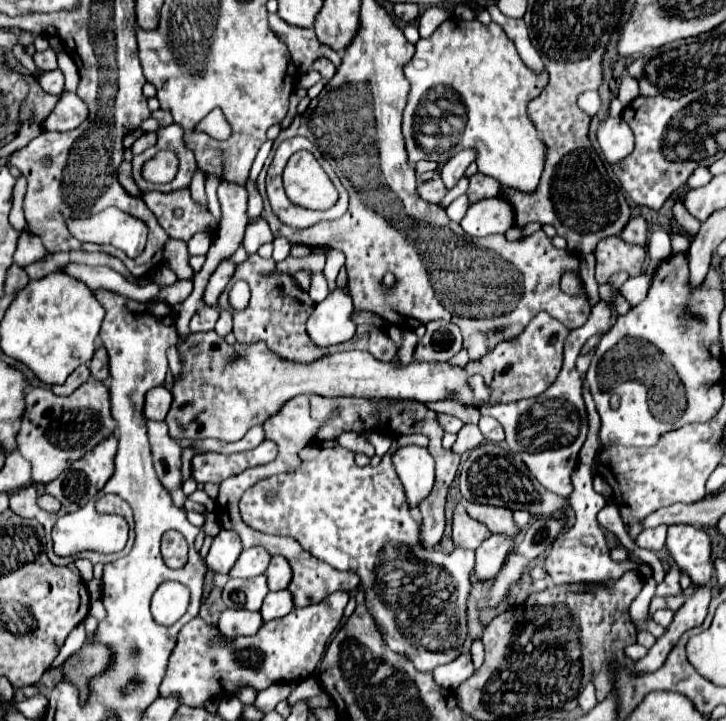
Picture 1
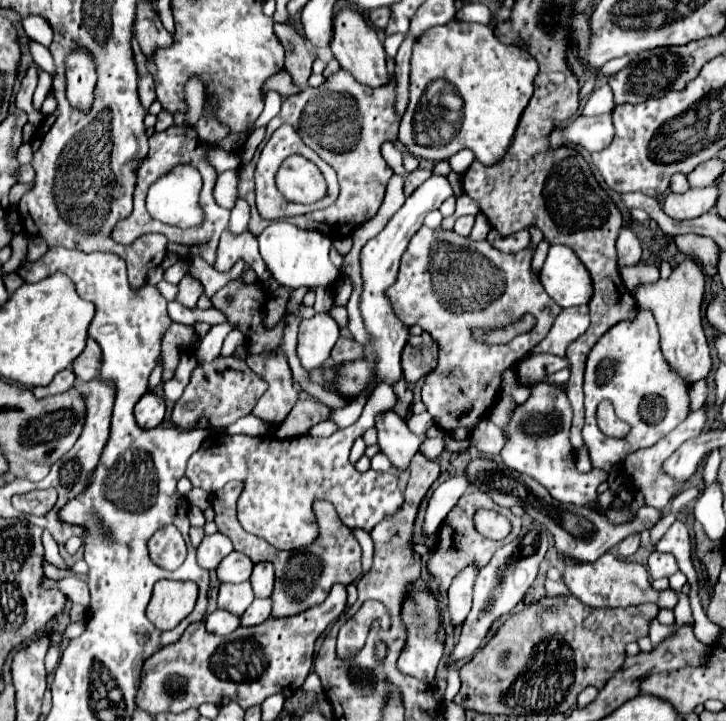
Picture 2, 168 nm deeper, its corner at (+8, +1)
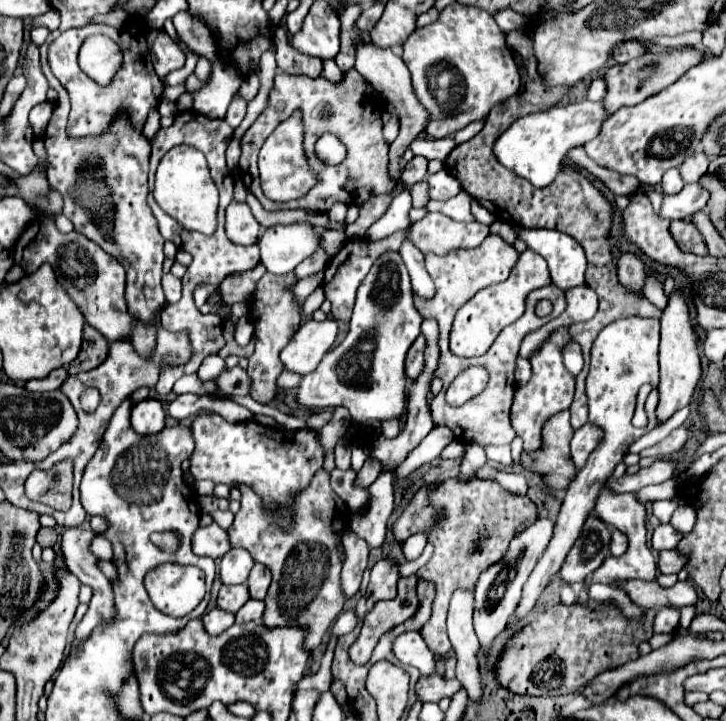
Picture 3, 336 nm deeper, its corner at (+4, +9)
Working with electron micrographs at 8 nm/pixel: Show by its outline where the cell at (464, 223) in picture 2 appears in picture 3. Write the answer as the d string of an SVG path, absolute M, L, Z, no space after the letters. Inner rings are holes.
M472 201L472 213L474 217L478 219L478 223L484 223L484 225L492 225L496 221L494 215L490 215L482 205L478 205L478 201Z

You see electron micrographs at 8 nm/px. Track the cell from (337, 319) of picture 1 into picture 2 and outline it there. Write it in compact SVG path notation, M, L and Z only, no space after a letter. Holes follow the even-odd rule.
M316 313L310 319L302 319L298 329L298 357L304 369L316 369L324 365L338 337L340 327L330 313Z

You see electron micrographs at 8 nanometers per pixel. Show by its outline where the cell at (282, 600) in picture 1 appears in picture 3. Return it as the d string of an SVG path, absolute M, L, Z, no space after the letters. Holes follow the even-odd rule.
M250 599L246 605L242 605L242 609L236 613L236 623L242 621L256 621L260 619L264 613L264 603L258 599Z

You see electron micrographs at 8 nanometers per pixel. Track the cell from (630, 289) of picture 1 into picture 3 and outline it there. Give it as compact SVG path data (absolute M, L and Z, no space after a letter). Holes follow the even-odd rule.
M680 291L668 297L668 307L662 317L662 339L660 339L660 383L658 383L658 425L666 423L678 409L686 407L692 399L694 387L700 381L700 357L698 357L698 333L694 331L688 315L688 305Z

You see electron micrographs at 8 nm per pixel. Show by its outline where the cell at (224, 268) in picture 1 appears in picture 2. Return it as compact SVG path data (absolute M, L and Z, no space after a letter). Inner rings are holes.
M224 231L222 237L220 237L218 251L216 251L216 261L214 261L212 267L220 273L228 273L238 259L244 259L246 265L256 271L256 275L262 283L272 279L270 271L266 269L266 263L262 261L262 257L258 253L256 237L252 233L232 235L230 231Z

